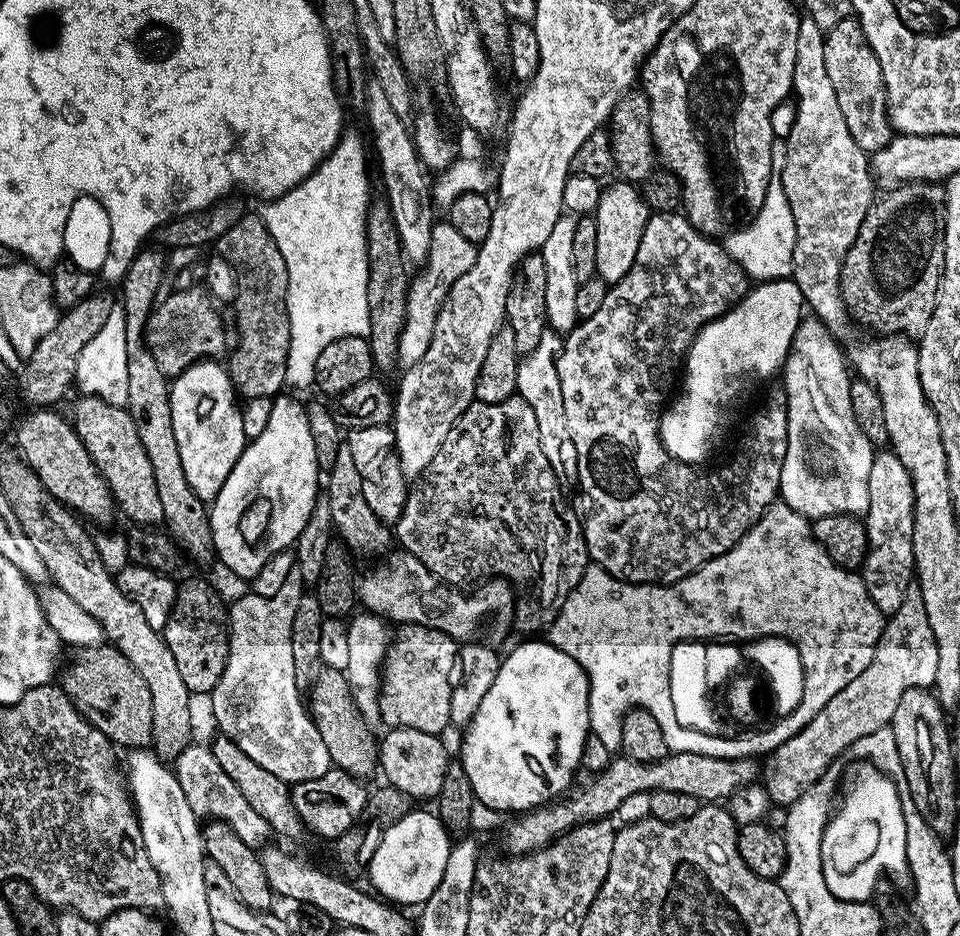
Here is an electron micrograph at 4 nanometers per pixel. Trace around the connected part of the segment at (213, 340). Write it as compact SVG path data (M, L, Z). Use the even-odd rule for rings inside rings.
M195 286L169 293L153 308L144 338L148 341L148 349L154 354L154 362L158 362L158 370L162 370L164 376L175 378L182 375L191 364L199 364L205 358L219 357L219 352L229 347L230 336L228 340L223 332L224 324L216 313L217 305L207 291ZM192 311L196 311L196 328L192 328Z

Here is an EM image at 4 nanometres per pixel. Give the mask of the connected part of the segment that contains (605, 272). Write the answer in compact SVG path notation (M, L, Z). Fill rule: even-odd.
M619 182L603 189L594 215L598 226L598 266L596 276L609 286L616 284L634 266L638 244L646 229L650 209L641 189L632 182Z

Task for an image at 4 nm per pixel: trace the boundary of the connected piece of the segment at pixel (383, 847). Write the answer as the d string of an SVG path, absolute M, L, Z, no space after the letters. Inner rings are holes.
M435 811L408 812L382 834L378 850L374 850L374 858L370 858L368 863L366 876L372 879L373 886L377 888L375 891L385 901L396 906L421 906L437 889L438 882L445 873L446 860L450 857L454 845L453 841L448 839L450 833Z

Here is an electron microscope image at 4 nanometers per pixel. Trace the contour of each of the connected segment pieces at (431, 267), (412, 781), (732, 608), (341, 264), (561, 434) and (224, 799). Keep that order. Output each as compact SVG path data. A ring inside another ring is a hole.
M436 222L430 234L430 250L428 259L419 269L420 273L411 277L406 298L406 322L402 326L402 334L398 338L397 365L407 370L420 361L422 354L426 354L426 346L430 346L430 338L434 338L434 322L438 318L444 300L450 294L454 282L462 278L474 266L477 245L470 242L454 230L454 226L447 222Z
M388 728L385 731L385 736L382 735L379 737L378 740L378 768L379 771L382 773L384 772L384 776L389 785L391 787L397 788L398 790L402 790L402 794L406 794L407 796L412 797L413 801L420 802L420 800L428 800L431 801L433 798L440 795L440 791L442 790L442 782L446 778L446 766L448 765L448 761L450 759L450 753L444 749L443 739L440 736L435 736L434 734L426 734L422 730L410 730L409 728Z
M777 502L764 511L760 521L733 548L726 550L726 554L706 562L697 572L673 584L625 584L604 568L588 567L578 586L566 598L554 623L548 625L546 639L558 650L570 654L570 658L582 666L588 679L588 727L595 730L594 734L606 745L606 750L613 754L620 752L622 718L632 708L645 708L663 726L669 751L736 760L756 758L758 754L766 756L782 742L788 741L794 728L800 726L804 729L811 722L812 714L818 714L839 690L858 678L866 666L870 666L870 658L874 658L874 646L885 623L885 617L878 606L874 606L863 579L855 571L833 562L824 547L813 538L809 517L795 512L786 503ZM744 608L752 608L756 615L754 632L757 637L780 636L795 641L803 664L803 694L801 702L781 715L784 717L770 728L756 734L749 732L745 736L730 739L728 744L720 744L720 741L702 732L687 733L685 727L671 721L669 706L672 699L664 688L668 684L668 664L686 638L708 638L704 637L708 635L747 637L750 630L748 612Z
M352 130L345 131L336 143L336 149L301 184L263 205L266 230L270 230L274 242L278 242L282 258L286 258L290 354L286 358L284 382L289 389L311 389L315 385L318 354L322 354L330 342L347 336L367 337L370 330L366 222L374 197L372 184L368 181L368 154L370 158L369 149L364 149L363 138Z
M545 330L542 342L529 356L523 357L518 370L517 393L534 410L534 419L538 421L538 438L542 438L542 450L550 458L550 466L561 477L576 475L576 451L570 438L570 426L566 426L566 406L562 406L562 382L558 382L557 355L562 347L562 336L554 331Z
M199 742L189 744L175 761L174 771L178 782L182 784L186 801L189 802L190 809L196 817L224 821L232 827L234 834L238 834L238 838L242 838L242 842L246 842L251 848L259 849L269 843L270 829L266 818L262 818L255 812L246 803L246 798L242 798L238 786L234 786L234 782L230 782L230 778L226 778L222 766L218 766L218 761L212 756L211 747L204 745L203 748Z

